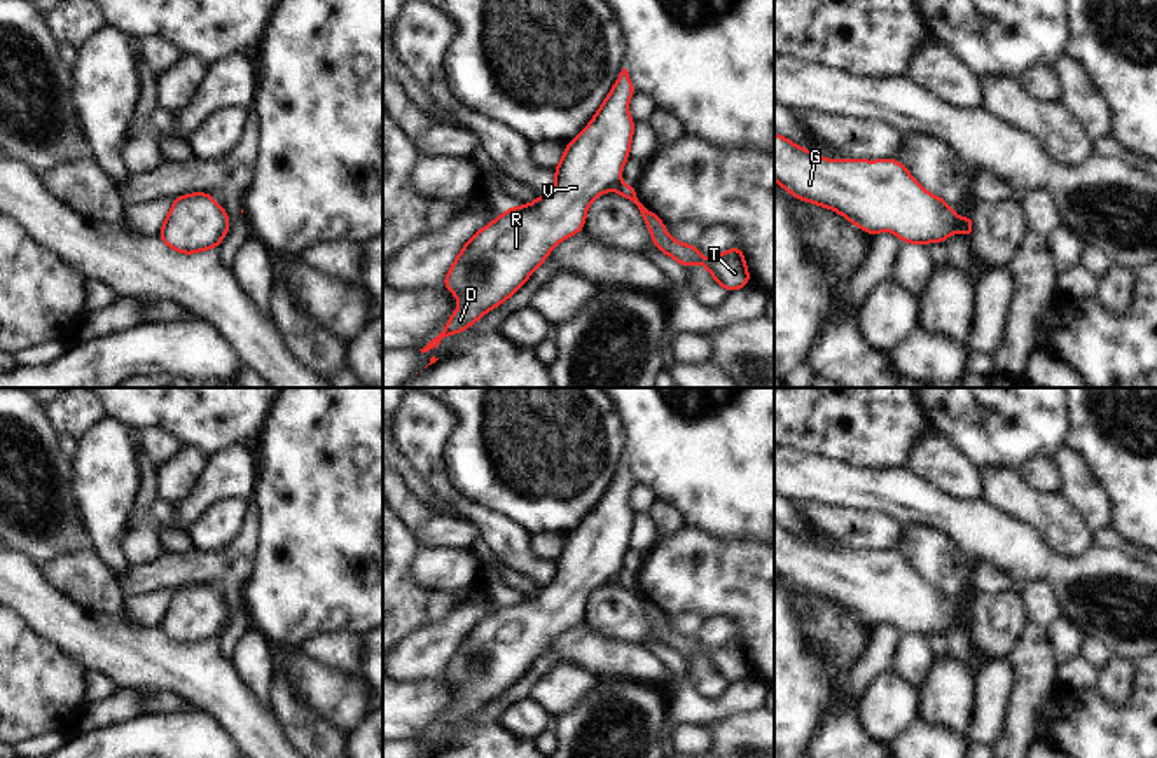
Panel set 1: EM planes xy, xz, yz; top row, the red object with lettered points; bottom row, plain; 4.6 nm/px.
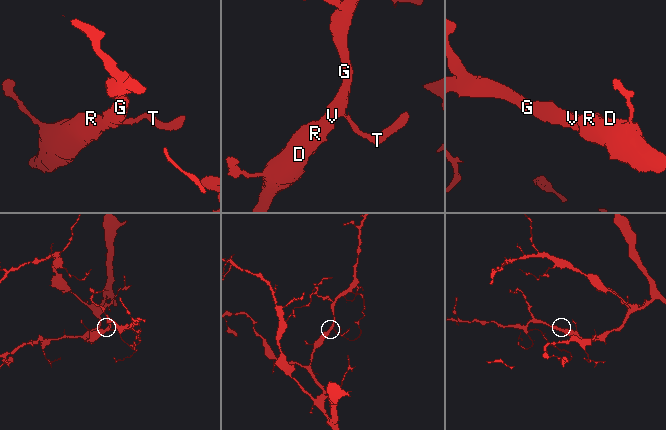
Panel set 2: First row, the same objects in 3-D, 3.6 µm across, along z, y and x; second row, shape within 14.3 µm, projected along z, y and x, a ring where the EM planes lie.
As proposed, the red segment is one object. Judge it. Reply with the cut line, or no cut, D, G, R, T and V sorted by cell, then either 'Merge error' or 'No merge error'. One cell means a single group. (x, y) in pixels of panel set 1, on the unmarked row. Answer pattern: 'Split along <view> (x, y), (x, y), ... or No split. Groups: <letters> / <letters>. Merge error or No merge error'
Split along xz (617, 571), (614, 578). Groups: D G R V / T. Merge error.

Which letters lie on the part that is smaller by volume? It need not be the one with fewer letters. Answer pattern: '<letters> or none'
T.

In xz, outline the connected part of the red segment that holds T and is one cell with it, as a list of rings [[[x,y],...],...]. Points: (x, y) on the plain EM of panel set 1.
[[[617,573],[613,583],[633,592],[638,597],[645,615],[650,620],[652,632],[655,634],[659,643],[673,648],[683,658],[690,658],[694,655],[706,657],[713,671],[718,672],[727,685],[752,674],[745,655],[745,644],[738,636],[718,648],[703,650],[696,636],[682,636],[669,629],[669,625],[666,624],[666,615],[661,613],[654,603],[647,601],[638,592],[636,576],[624,578],[620,573]]]

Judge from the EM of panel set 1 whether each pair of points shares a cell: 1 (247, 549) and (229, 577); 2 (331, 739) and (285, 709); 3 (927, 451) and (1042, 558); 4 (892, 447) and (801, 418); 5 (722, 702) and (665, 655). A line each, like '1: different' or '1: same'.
1: same
2: same
3: different
4: same
5: same

